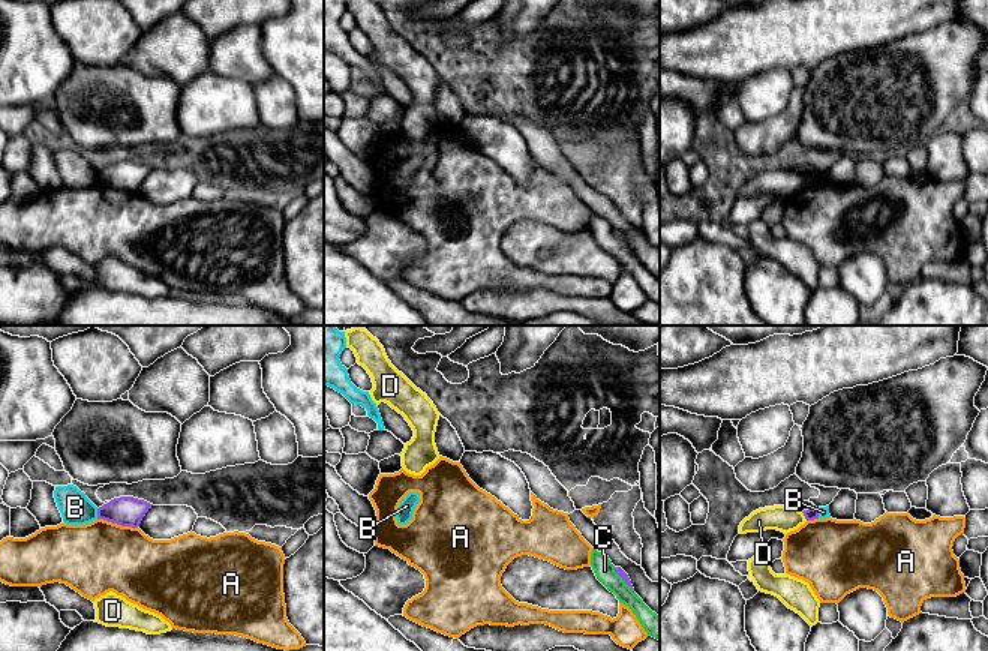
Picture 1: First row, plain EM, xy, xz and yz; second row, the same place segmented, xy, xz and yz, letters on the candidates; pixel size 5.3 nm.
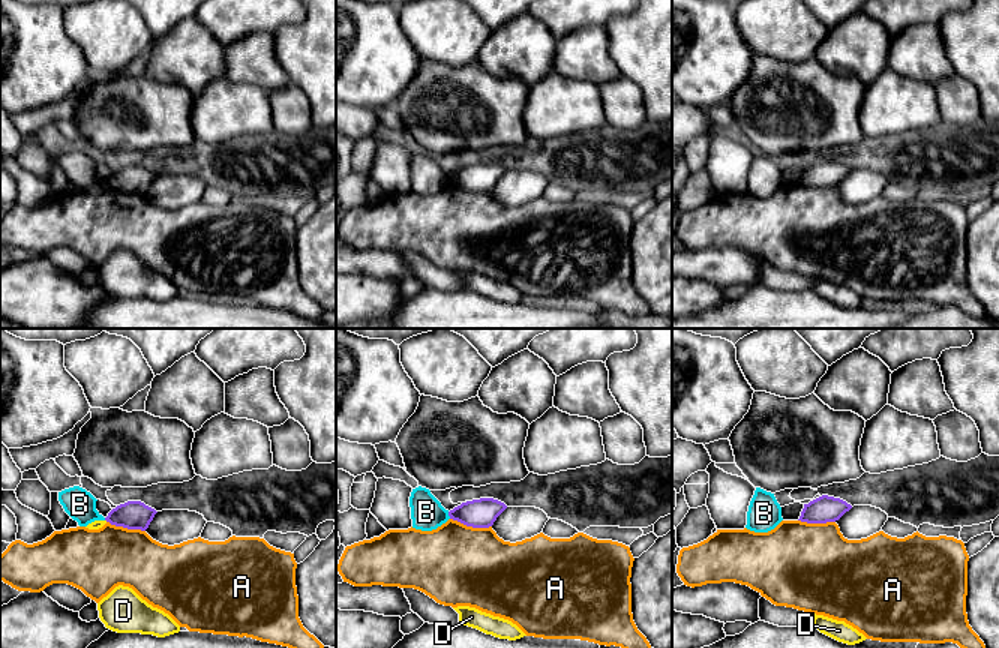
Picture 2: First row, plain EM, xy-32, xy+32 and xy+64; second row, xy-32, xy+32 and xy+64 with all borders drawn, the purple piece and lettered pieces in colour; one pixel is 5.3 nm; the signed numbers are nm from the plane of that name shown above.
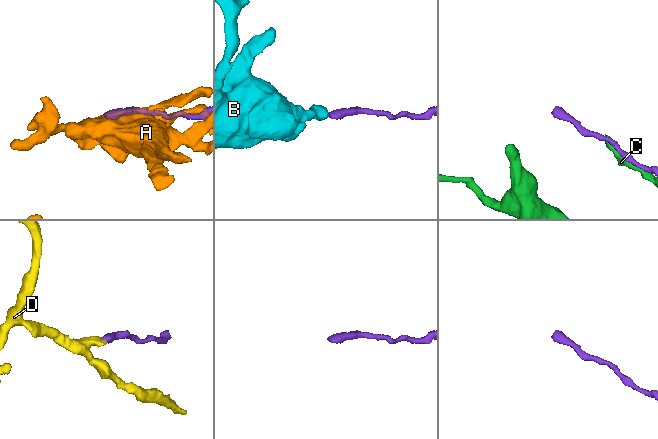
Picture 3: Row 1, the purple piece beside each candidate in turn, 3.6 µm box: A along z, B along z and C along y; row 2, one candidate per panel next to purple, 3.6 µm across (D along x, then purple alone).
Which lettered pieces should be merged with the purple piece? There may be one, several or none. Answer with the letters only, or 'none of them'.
none of them

